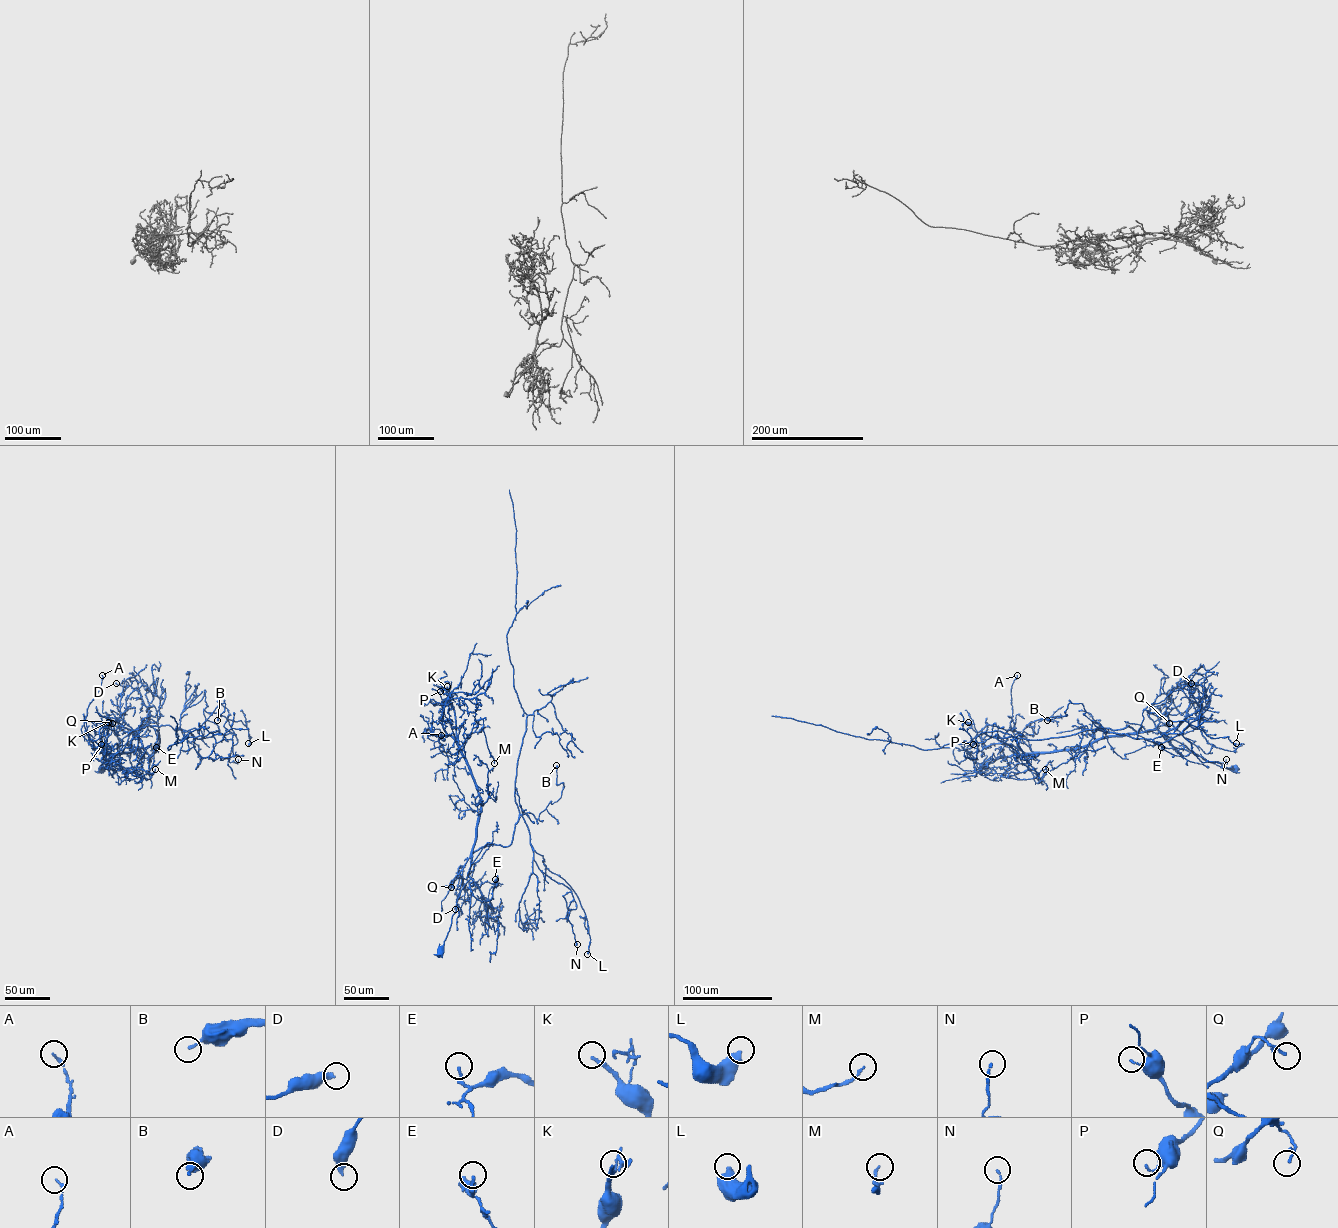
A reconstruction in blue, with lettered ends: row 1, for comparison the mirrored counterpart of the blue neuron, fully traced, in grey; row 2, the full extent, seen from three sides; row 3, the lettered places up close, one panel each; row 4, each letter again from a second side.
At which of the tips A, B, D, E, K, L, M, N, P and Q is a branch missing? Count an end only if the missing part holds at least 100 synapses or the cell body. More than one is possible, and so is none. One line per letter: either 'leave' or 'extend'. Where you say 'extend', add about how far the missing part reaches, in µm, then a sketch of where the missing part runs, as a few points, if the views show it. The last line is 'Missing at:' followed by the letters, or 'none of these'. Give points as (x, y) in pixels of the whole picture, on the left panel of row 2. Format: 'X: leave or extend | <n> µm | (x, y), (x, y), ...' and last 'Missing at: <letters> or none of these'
A: leave
B: leave
D: leave
E: leave
K: leave
L: leave
M: leave
N: leave
P: leave
Q: leave
Missing at: none of these

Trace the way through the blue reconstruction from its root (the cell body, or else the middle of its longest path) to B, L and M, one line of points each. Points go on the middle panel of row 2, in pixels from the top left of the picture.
B: (440, 953), (470, 879), (471, 855), (508, 846), (520, 814), (538, 819), (560, 798), (556, 765)
L: (440, 953), (470, 879), (471, 855), (508, 846), (520, 814), (543, 864), (578, 898), (587, 954)
M: (440, 953), (457, 900), (470, 879), (480, 799), (458, 746), (476, 720), (483, 720), (494, 763)

